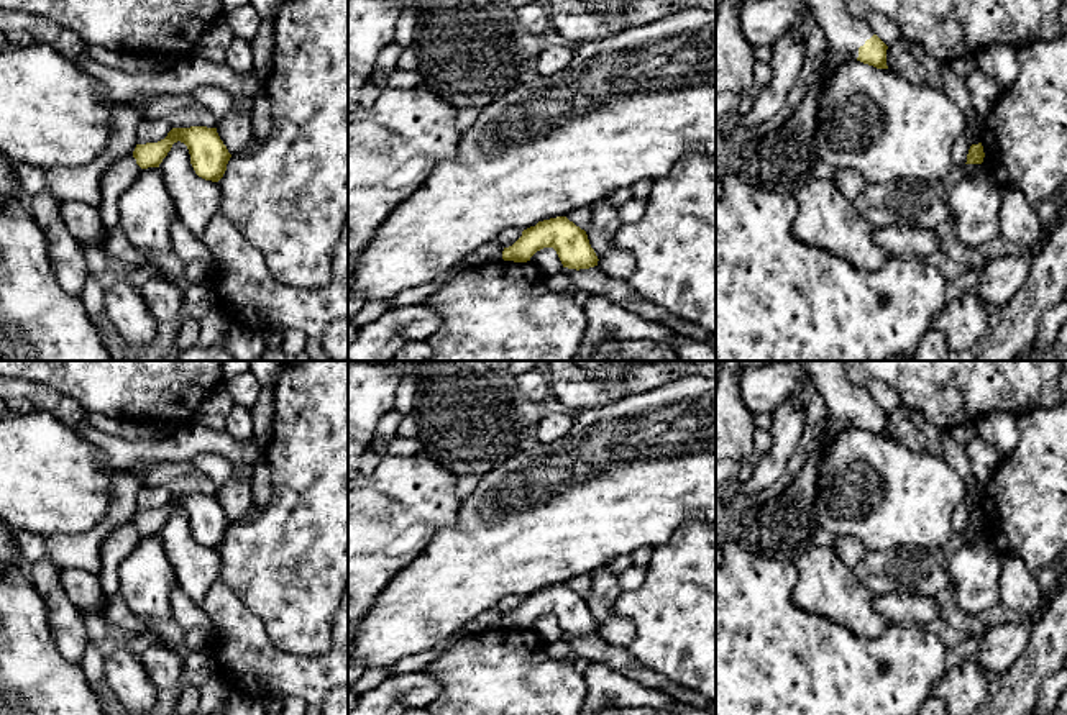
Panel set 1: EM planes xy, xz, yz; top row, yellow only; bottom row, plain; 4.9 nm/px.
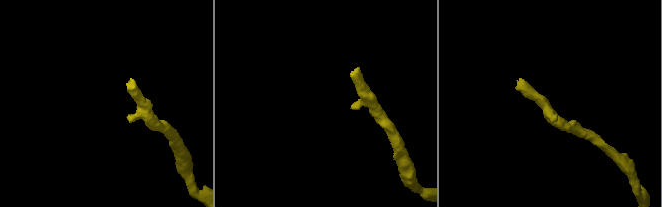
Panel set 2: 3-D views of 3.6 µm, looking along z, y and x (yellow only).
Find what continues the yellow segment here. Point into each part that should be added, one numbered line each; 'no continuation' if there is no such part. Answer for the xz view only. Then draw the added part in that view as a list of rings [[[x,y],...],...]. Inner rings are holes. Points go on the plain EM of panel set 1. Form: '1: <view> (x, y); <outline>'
no continuation

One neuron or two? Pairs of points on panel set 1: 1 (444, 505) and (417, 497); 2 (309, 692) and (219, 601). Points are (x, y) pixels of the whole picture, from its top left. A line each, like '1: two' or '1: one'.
1: one
2: one

